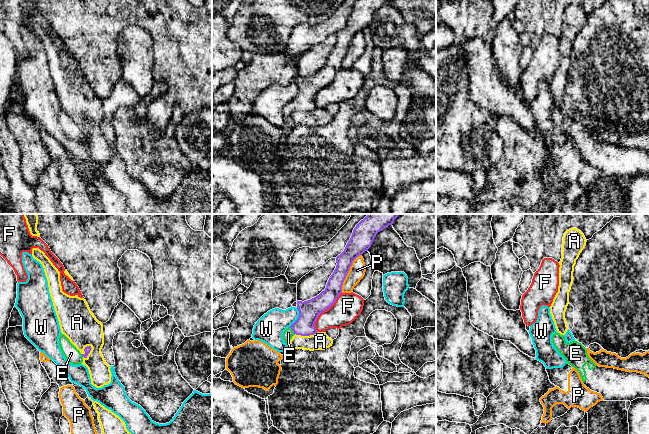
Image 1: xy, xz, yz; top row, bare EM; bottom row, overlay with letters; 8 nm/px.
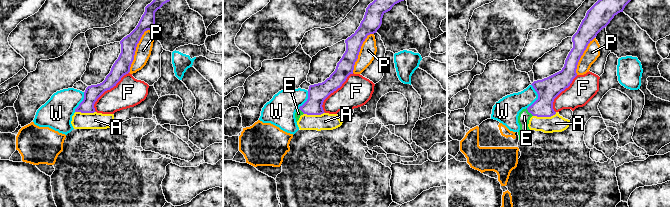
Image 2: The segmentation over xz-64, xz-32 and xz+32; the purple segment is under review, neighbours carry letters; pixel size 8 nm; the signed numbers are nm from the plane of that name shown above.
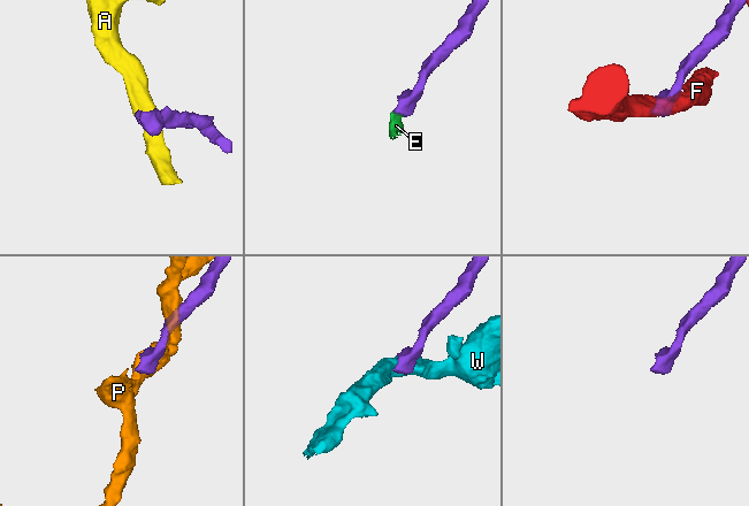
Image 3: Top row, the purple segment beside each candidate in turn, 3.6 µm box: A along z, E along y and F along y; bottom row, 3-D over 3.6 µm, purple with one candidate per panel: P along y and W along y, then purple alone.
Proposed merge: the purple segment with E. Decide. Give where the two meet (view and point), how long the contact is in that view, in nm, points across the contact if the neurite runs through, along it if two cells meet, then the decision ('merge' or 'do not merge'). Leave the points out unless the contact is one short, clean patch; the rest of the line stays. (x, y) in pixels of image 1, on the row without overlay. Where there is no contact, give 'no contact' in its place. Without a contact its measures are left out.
meets purple in xz at (293, 107); contact 80 nm long; runs through xz (309, 86), (307, 93), (293, 107), (288, 109); merge

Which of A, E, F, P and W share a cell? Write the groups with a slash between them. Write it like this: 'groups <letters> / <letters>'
groups A / E / F / P / W

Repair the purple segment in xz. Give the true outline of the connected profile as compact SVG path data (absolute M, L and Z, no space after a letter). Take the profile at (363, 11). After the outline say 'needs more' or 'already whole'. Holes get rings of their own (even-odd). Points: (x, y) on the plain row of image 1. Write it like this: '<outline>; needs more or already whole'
M357 0L353 6L350 16L348 17L344 27L336 33L336 44L332 51L330 52L326 64L316 73L307 77L297 77L297 85L299 87L298 95L288 103L283 109L284 119L288 121L287 128L291 126L289 123L290 116L296 111L310 112L316 110L318 107L315 104L315 98L318 92L325 86L329 85L337 73L342 69L343 58L350 46L353 37L365 27L368 27L369 23L372 21L376 10L382 7L384 4L392 0Z; needs more

